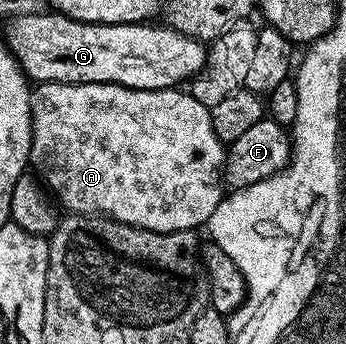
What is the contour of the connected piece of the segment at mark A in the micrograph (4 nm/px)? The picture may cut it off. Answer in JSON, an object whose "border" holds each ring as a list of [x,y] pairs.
{"border":[[[39,83],[33,88],[30,97],[32,113],[32,141],[30,142],[29,166],[33,168],[39,180],[48,188],[50,195],[70,213],[79,215],[107,215],[121,223],[133,227],[143,227],[156,233],[172,233],[173,231],[194,231],[198,226],[209,224],[212,209],[220,205],[224,198],[224,164],[227,148],[216,137],[212,129],[210,108],[200,105],[196,97],[185,90],[171,89],[162,91],[145,91],[138,88],[126,88],[120,84],[62,84]]]}

